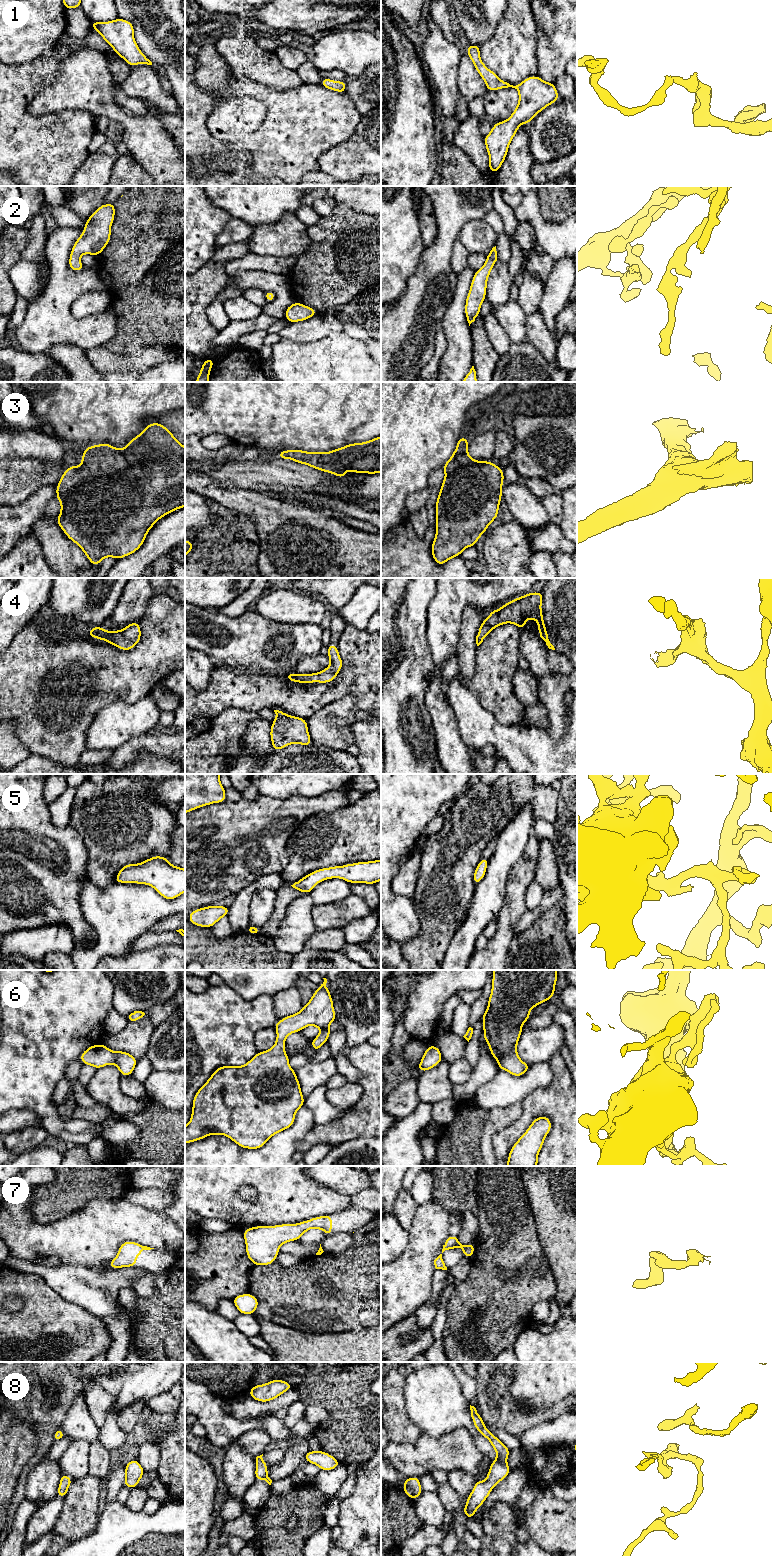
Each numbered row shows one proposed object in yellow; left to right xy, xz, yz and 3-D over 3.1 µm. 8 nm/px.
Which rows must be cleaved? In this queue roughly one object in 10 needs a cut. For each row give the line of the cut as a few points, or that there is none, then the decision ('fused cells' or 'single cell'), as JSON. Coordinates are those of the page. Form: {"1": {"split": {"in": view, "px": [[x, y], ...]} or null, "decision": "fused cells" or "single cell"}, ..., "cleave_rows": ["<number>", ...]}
{"1": {"split": null, "decision": "single cell"}, "2": {"split": null, "decision": "single cell"}, "3": {"split": {"in": "xz", "px": [[380, 456], [355, 459], [339, 471], [314, 466]]}, "decision": "fused cells"}, "4": {"split": null, "decision": "single cell"}, "5": {"split": null, "decision": "single cell"}, "6": {"split": null, "decision": "single cell"}, "7": {"split": null, "decision": "single cell"}, "8": {"split": null, "decision": "single cell"}, "cleave_rows": ["3"]}

